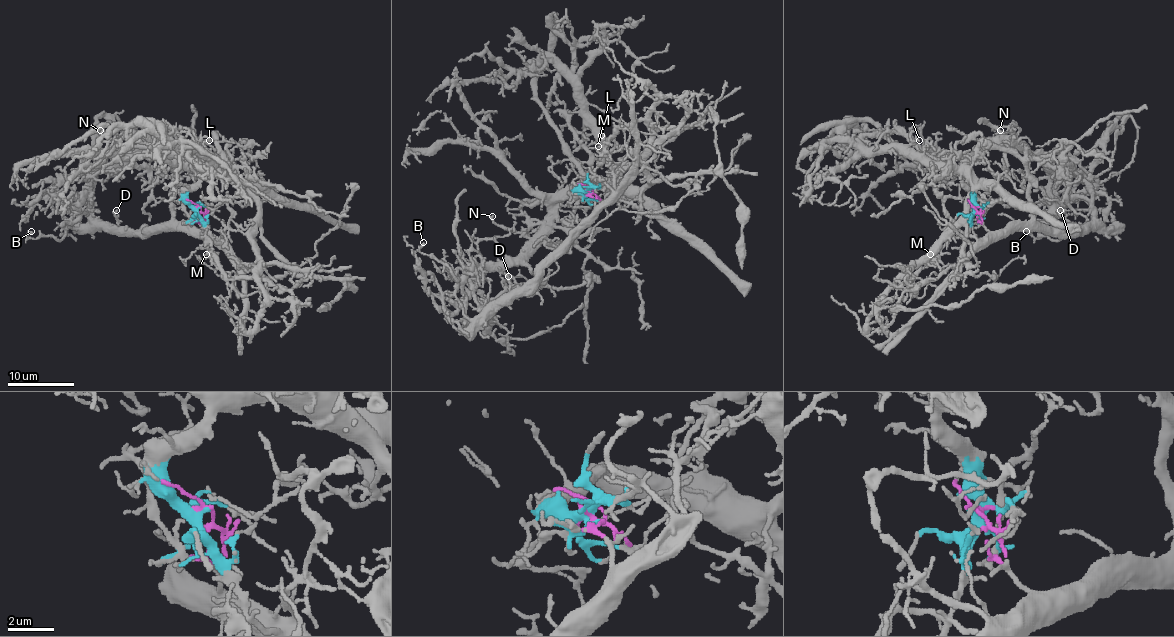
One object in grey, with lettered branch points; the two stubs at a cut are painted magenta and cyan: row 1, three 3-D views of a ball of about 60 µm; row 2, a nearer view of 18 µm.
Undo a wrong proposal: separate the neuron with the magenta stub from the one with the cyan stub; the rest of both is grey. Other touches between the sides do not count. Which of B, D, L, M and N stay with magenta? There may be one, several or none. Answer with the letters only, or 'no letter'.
B, D

